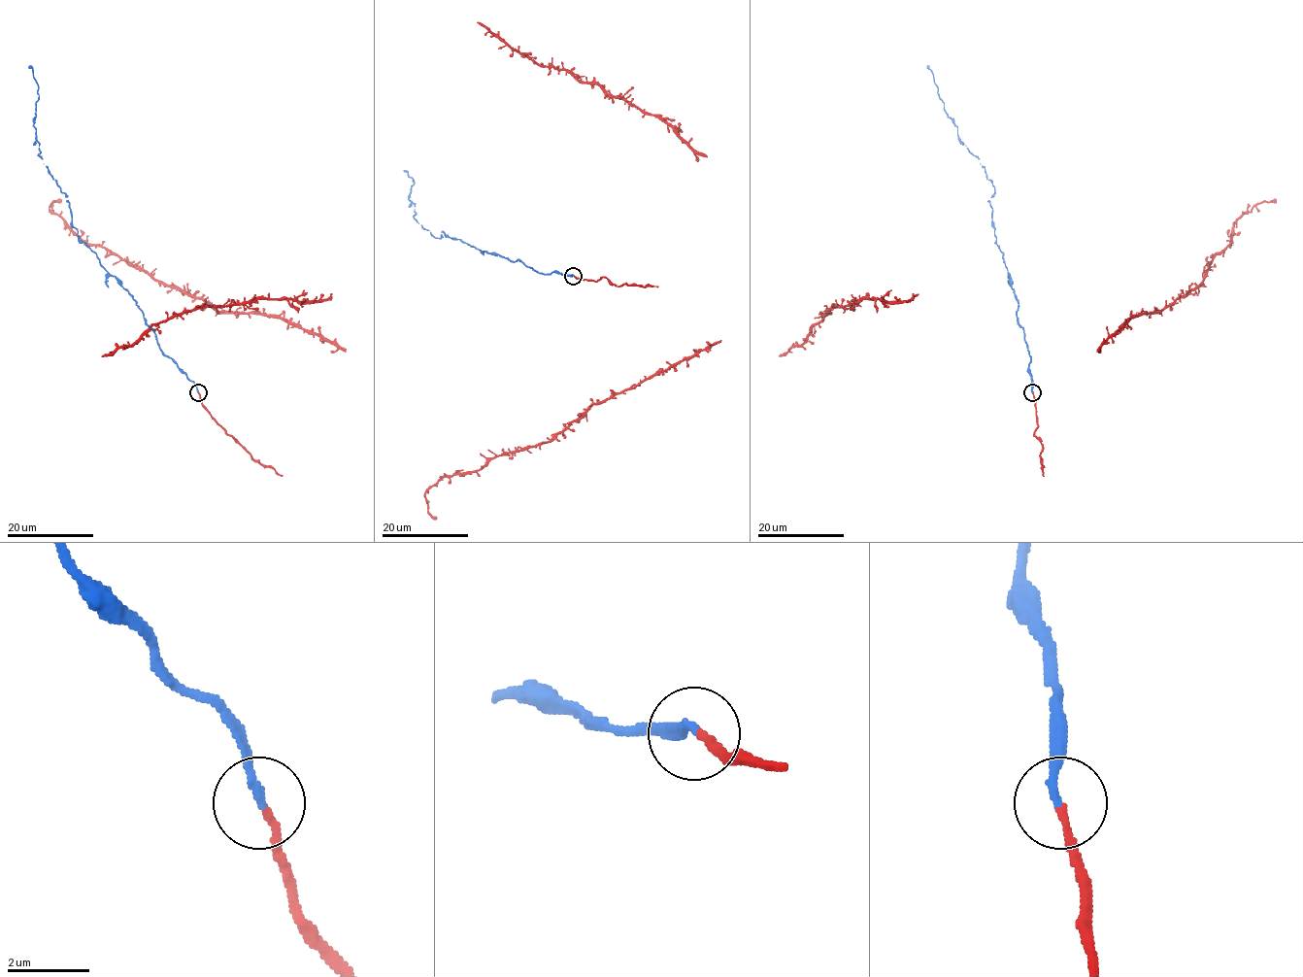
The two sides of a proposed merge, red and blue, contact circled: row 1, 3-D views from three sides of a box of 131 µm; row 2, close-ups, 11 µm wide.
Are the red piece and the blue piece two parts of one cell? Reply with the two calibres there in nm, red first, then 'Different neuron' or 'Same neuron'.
Thickness 180 nm (red) against 190 nm. Same neuron

